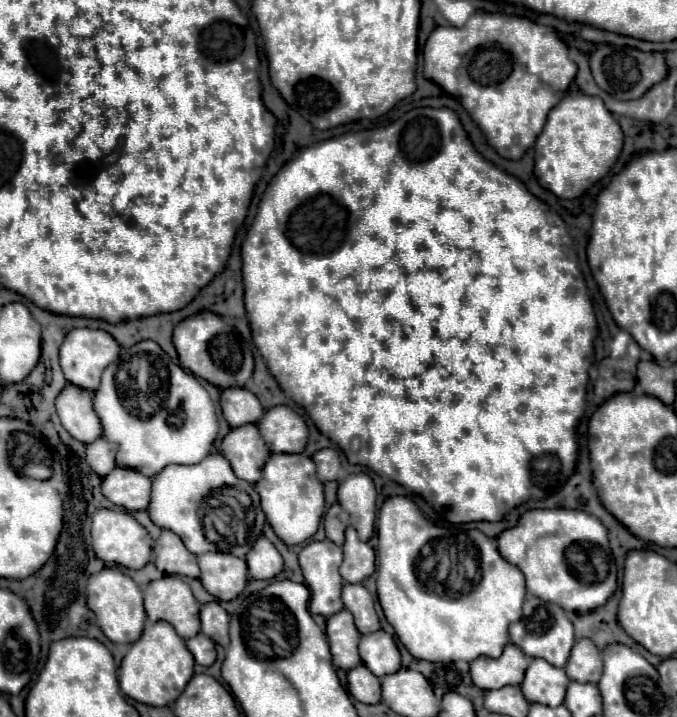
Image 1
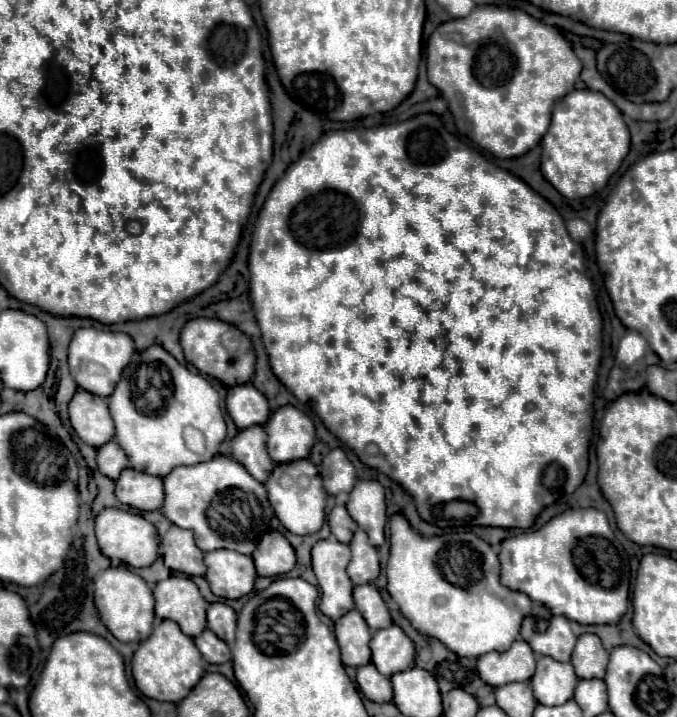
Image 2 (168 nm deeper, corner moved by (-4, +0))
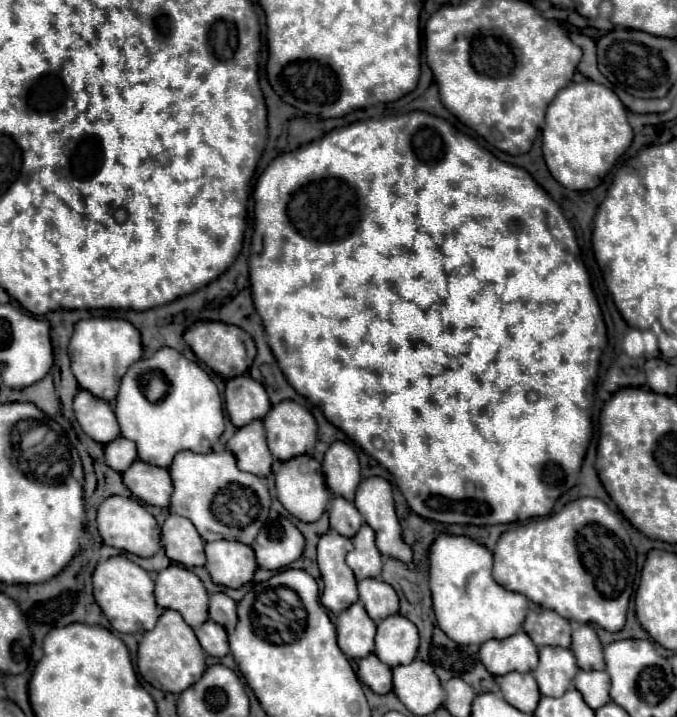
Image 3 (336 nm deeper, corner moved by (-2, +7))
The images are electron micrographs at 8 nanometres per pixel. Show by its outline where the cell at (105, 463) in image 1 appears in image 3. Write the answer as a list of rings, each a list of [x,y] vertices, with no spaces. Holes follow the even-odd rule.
[[[118,437],[118,441],[110,441],[110,445],[104,445],[104,457],[114,471],[122,473],[136,461],[136,445],[130,439]]]

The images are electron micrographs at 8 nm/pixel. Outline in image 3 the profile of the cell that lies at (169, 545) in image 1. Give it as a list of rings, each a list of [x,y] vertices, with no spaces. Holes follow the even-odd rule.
[[[170,515],[160,527],[160,535],[162,547],[172,561],[182,563],[186,567],[202,567],[206,563],[204,541],[186,517]]]

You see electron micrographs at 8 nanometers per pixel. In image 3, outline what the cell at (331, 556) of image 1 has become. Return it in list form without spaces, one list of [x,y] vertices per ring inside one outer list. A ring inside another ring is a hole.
[[[336,531],[322,535],[318,541],[318,567],[324,581],[320,601],[328,611],[336,615],[342,609],[348,609],[354,601],[358,601],[354,573],[344,561],[350,549],[352,541],[348,537],[338,535]]]

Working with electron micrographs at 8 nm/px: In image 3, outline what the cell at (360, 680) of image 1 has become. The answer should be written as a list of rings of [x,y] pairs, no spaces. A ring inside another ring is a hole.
[[[374,653],[358,661],[358,679],[378,695],[392,691],[392,669],[378,661]]]

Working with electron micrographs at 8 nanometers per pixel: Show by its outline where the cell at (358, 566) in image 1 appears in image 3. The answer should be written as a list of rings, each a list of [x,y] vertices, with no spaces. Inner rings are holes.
[[[364,523],[352,537],[352,543],[354,549],[346,555],[346,563],[354,571],[356,579],[378,577],[382,571],[382,555],[374,545],[374,531]]]

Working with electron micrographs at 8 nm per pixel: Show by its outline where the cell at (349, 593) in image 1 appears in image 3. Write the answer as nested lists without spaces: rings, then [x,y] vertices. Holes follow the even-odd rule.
[[[362,579],[358,581],[358,593],[374,623],[398,613],[398,595],[388,583],[380,579]]]

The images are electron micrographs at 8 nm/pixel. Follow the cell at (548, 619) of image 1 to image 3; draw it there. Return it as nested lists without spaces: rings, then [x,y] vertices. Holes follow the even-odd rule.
[[[532,605],[532,609],[528,609],[524,631],[538,647],[542,645],[570,647],[570,633],[572,633],[570,623],[564,617],[556,615],[554,611],[540,609],[538,605]]]

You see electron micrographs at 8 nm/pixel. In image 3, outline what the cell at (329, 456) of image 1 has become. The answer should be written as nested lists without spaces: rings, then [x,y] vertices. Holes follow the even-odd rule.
[[[334,441],[324,453],[322,467],[330,493],[352,501],[356,487],[362,479],[360,463],[354,449],[344,441]]]

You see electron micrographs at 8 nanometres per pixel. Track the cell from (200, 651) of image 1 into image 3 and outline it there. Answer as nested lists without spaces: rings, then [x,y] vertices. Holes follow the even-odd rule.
[[[208,619],[202,627],[196,629],[196,637],[208,655],[224,657],[228,653],[228,639],[222,625]]]

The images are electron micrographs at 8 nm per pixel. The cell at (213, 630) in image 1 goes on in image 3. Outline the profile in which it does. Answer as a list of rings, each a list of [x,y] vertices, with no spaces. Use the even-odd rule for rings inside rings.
[[[214,593],[210,595],[210,619],[222,625],[228,633],[234,631],[234,625],[238,623],[236,615],[236,601],[230,599],[226,593]]]

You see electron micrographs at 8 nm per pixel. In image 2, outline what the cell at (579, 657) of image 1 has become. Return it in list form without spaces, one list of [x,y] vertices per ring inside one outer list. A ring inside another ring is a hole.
[[[582,634],[572,652],[572,666],[578,678],[604,678],[608,664],[608,650],[596,634]]]

